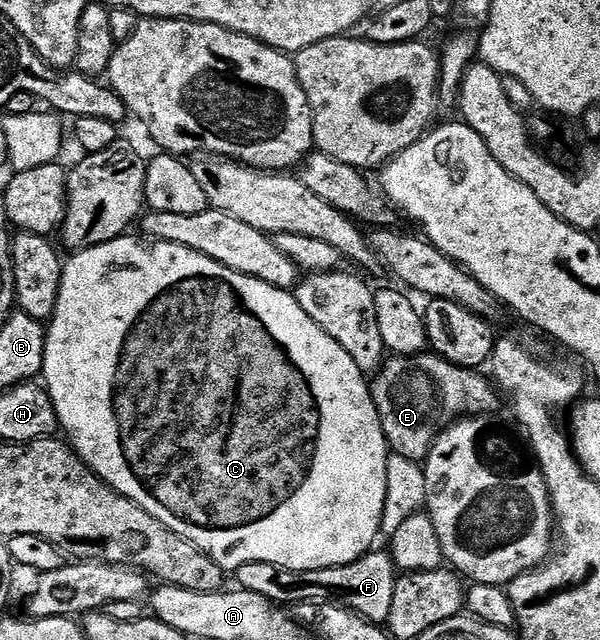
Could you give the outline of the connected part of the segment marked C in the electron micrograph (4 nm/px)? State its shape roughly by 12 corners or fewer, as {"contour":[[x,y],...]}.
{"contour":[[131,234],[41,373],[224,570],[372,551],[368,377],[290,291]]}

